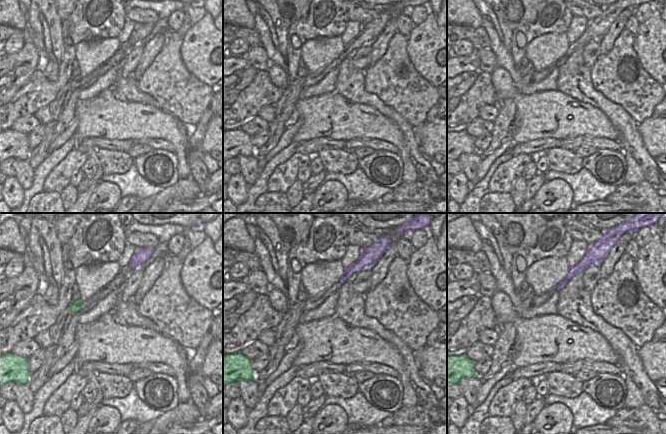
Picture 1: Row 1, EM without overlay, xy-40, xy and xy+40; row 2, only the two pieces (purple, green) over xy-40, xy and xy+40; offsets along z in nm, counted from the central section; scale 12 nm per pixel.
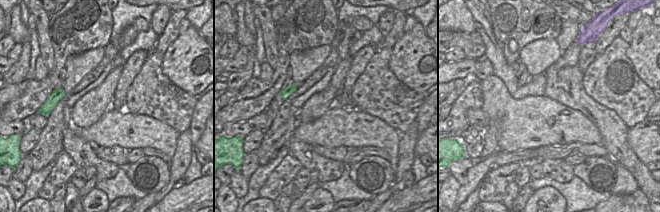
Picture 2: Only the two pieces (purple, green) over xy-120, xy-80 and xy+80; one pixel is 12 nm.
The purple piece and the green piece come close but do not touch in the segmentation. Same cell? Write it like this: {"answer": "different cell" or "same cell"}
{"answer": "same cell"}

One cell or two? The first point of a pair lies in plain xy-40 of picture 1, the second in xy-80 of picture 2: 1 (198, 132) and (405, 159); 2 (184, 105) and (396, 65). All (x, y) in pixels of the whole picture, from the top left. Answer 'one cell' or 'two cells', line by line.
1: one cell
2: two cells

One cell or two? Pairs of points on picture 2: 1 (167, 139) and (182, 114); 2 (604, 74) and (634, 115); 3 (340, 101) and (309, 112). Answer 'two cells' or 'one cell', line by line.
1: two cells
2: one cell
3: two cells

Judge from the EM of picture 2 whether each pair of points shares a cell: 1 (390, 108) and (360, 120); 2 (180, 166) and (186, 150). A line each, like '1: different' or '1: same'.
1: different
2: same

